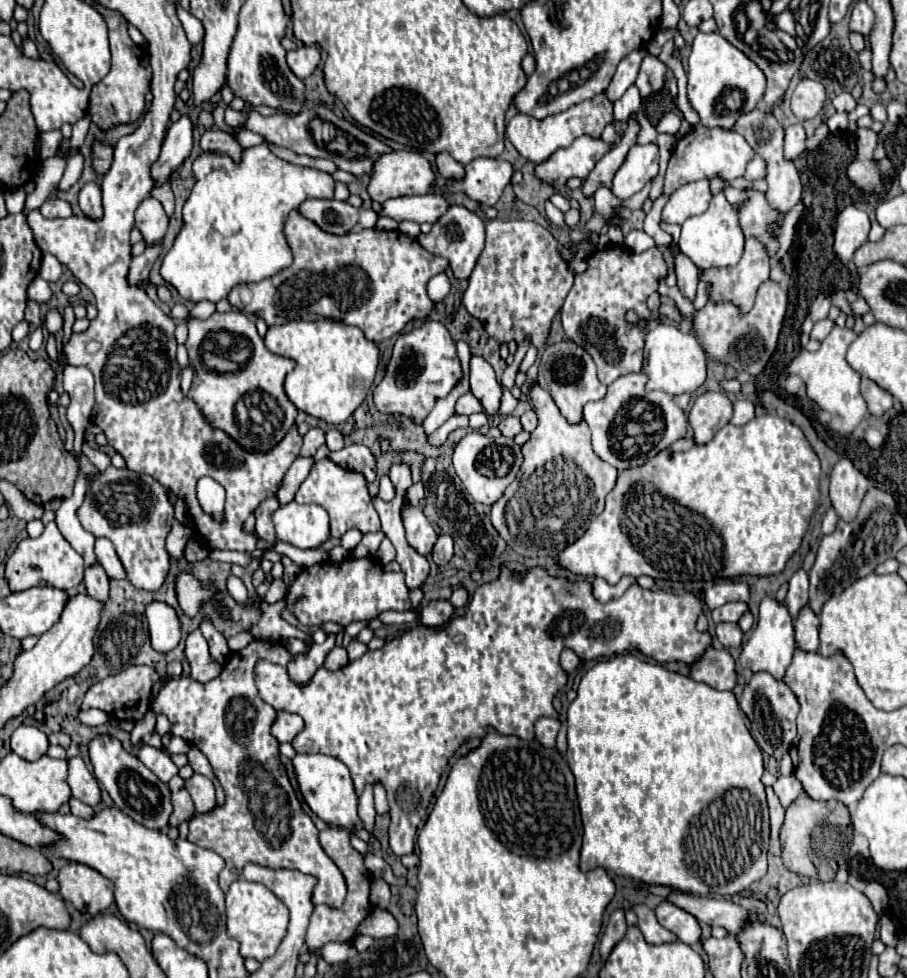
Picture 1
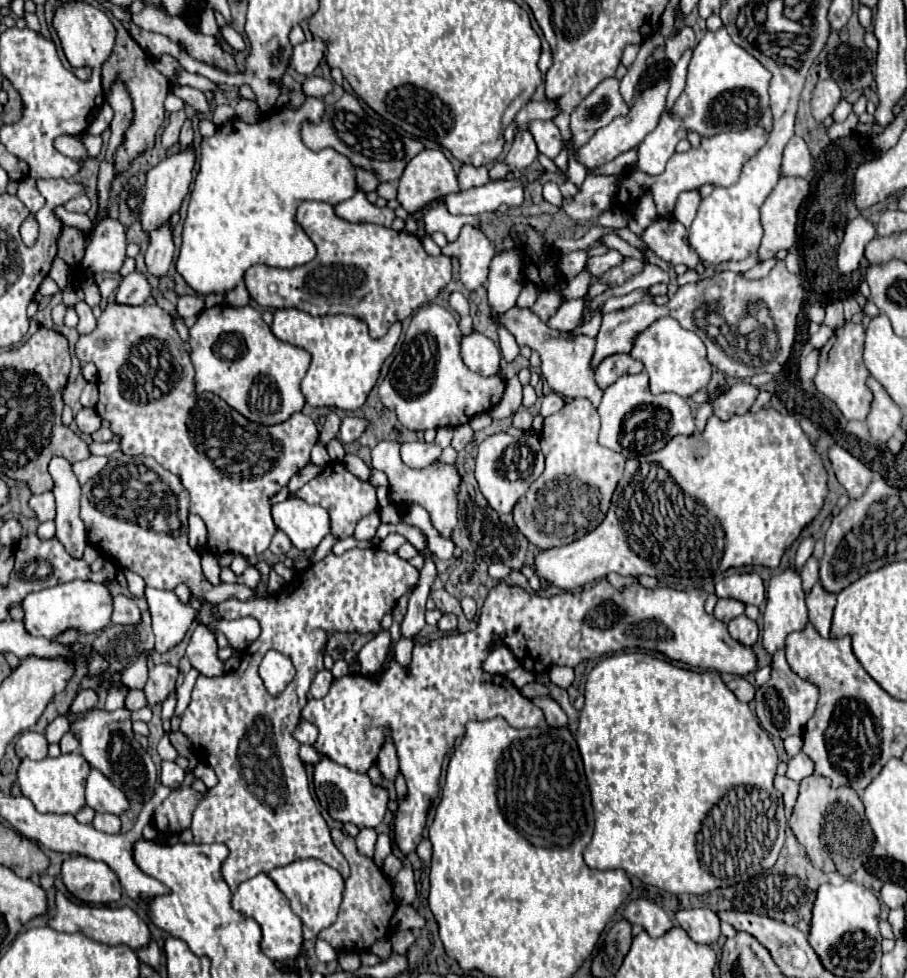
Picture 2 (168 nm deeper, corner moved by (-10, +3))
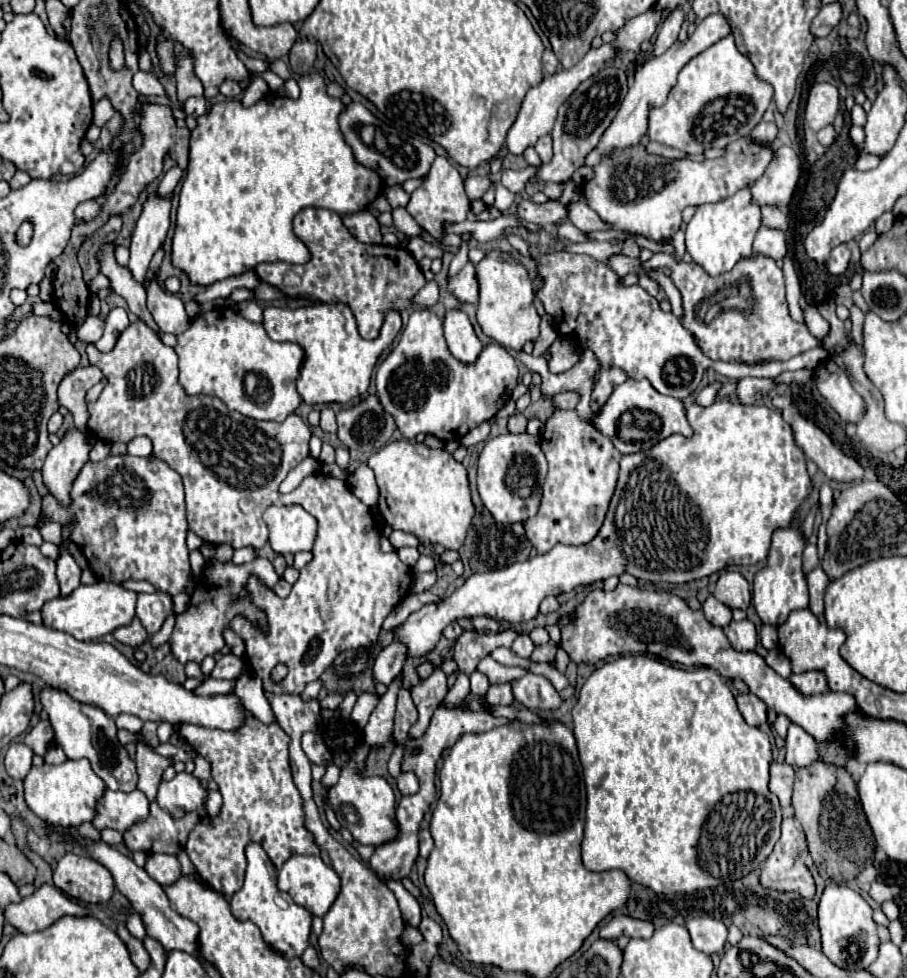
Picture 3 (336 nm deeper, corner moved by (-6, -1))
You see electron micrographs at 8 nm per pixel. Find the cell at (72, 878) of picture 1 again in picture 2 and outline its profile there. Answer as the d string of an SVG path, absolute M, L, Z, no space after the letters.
M69 856L63 862L61 876L63 876L63 884L67 886L67 890L75 898L79 898L81 902L111 904L111 902L117 902L121 898L121 884L119 884L115 872L105 862L95 862L95 860L87 858L87 856Z

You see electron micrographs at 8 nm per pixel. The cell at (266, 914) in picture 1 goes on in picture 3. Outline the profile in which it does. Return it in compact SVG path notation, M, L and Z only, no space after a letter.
M249 842L245 846L247 856L247 872L245 872L245 884L241 890L237 890L231 898L231 912L237 920L251 920L259 926L263 940L277 952L281 952L287 958L301 956L305 948L309 946L309 934L311 934L311 912L303 906L297 906L287 894L283 894L277 888L277 868L265 854L263 846L257 842Z

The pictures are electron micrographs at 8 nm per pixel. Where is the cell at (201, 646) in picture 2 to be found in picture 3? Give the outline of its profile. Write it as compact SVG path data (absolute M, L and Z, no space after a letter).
M203 542L199 552L205 556L207 564L203 568L203 576L197 582L197 586L193 588L191 596L189 596L189 606L183 614L177 614L175 618L175 628L173 634L169 638L171 644L171 652L173 656L181 662L187 664L189 660L193 662L201 662L205 656L213 656L215 652L219 652L225 646L223 640L223 630L229 628L229 622L235 616L243 616L249 622L257 624L257 628L265 634L269 632L269 624L267 624L267 616L263 610L259 610L253 600L249 598L247 592L247 580L251 576L255 576L263 586L267 586L269 590L273 590L273 586L277 584L279 576L273 570L273 564L267 558L255 558L253 562L247 564L233 564L229 562L219 562L215 558L217 546L211 542Z

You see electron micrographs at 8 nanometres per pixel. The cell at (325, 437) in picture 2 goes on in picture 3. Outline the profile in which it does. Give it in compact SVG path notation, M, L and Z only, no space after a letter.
M331 408L321 410L321 430L323 432L337 432L337 422L335 422L335 412Z

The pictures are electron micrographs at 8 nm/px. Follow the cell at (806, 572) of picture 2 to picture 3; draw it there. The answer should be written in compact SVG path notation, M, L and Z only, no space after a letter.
M807 544L807 546L805 546L805 552L803 552L803 572L809 574L817 564L819 564L817 546L815 546L815 544Z

